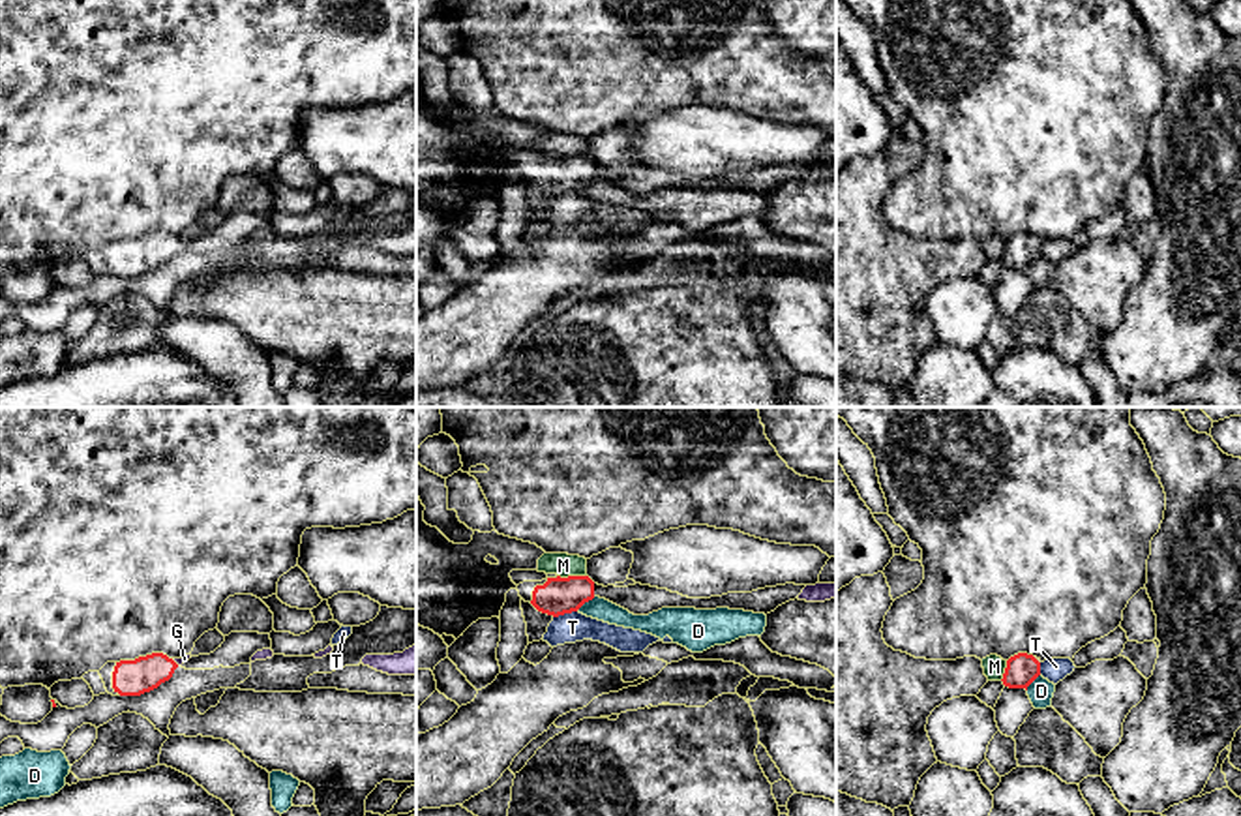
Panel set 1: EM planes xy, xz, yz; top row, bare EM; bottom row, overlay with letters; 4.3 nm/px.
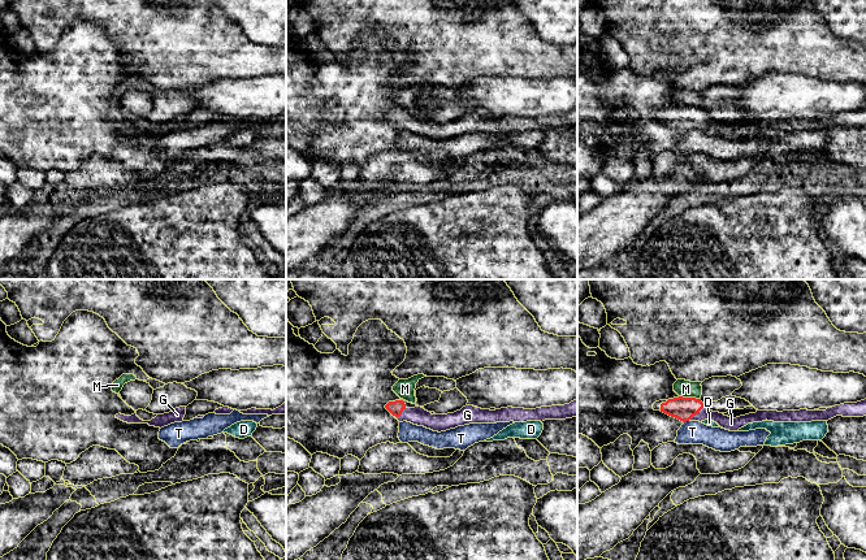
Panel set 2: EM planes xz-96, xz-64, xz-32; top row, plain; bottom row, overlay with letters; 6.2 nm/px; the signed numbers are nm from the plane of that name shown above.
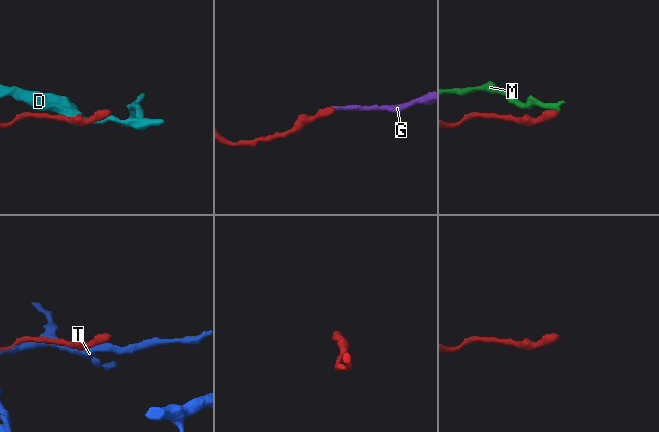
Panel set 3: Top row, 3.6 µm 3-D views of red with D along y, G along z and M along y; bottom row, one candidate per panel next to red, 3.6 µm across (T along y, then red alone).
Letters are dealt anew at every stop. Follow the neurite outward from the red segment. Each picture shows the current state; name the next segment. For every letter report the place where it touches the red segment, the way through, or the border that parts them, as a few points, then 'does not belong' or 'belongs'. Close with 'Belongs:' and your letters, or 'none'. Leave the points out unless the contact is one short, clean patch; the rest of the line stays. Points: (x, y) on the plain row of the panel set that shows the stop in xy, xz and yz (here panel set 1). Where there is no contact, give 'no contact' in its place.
D: meets red in xz at (585, 181); does not belong
G: meets red in xy at (173, 241); runs through xy (132, 257), (173, 241), (184, 239); belongs
M: meets red in xz at (572, 156); border along xz (557, 154), (585, 156); does not belong
T: meets red in xz at (565, 192); does not belong
Belongs: G

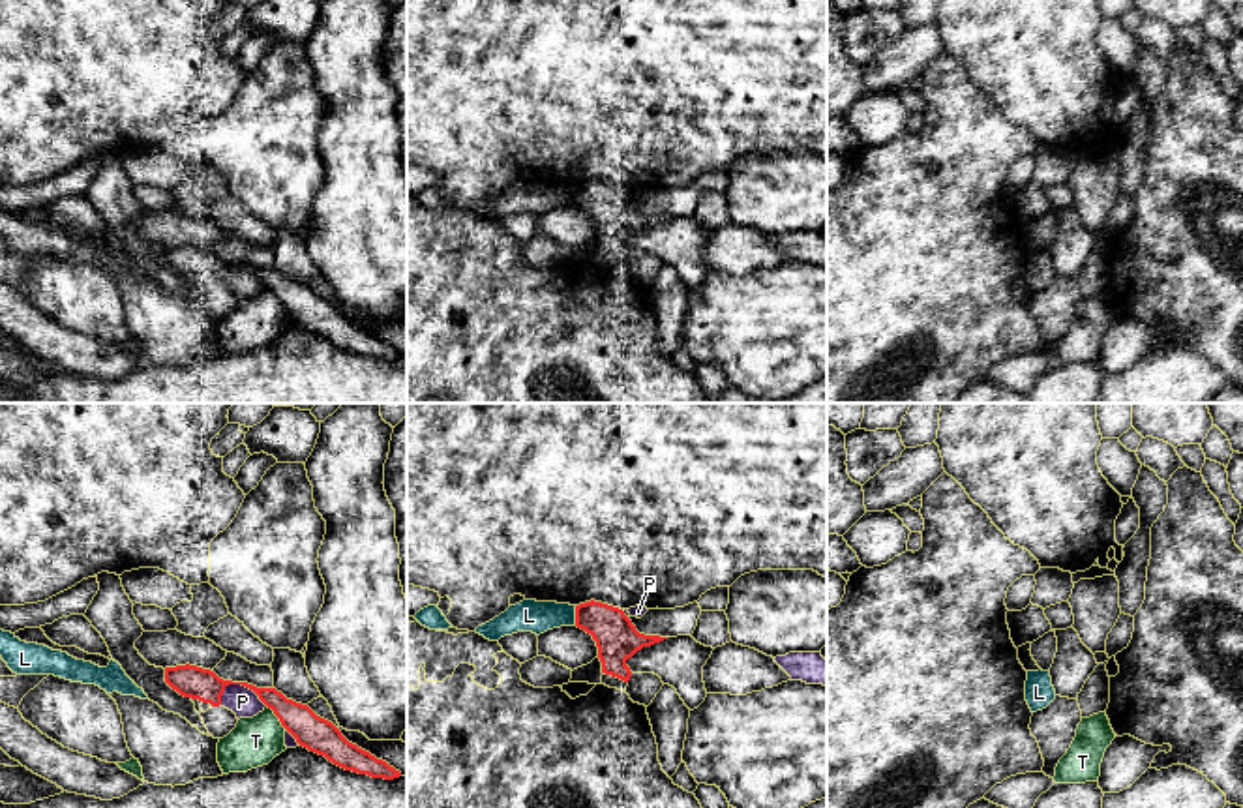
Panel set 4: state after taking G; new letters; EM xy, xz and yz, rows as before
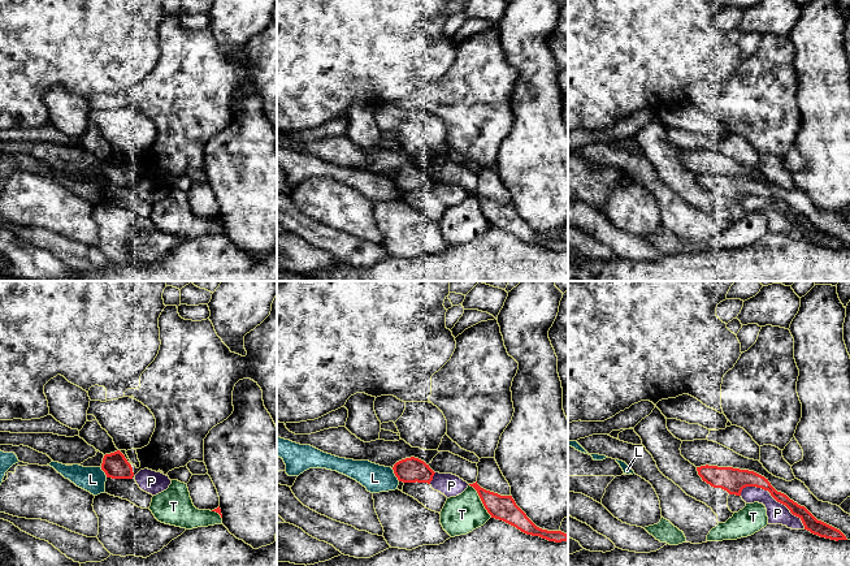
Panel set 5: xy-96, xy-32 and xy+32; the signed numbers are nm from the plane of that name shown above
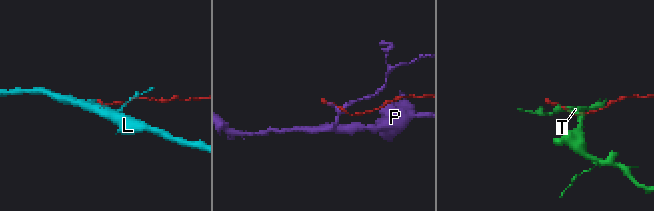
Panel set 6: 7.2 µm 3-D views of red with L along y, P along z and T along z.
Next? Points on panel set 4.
L: meets red in xz at (576, 195); border along xz (574, 186), (576, 203); does not belong
P: meets red in xy at (239, 263); does not belong
T: meets red in xy at (276, 295); border along xy (267, 285), (285, 308); does not belong
Belongs: none

